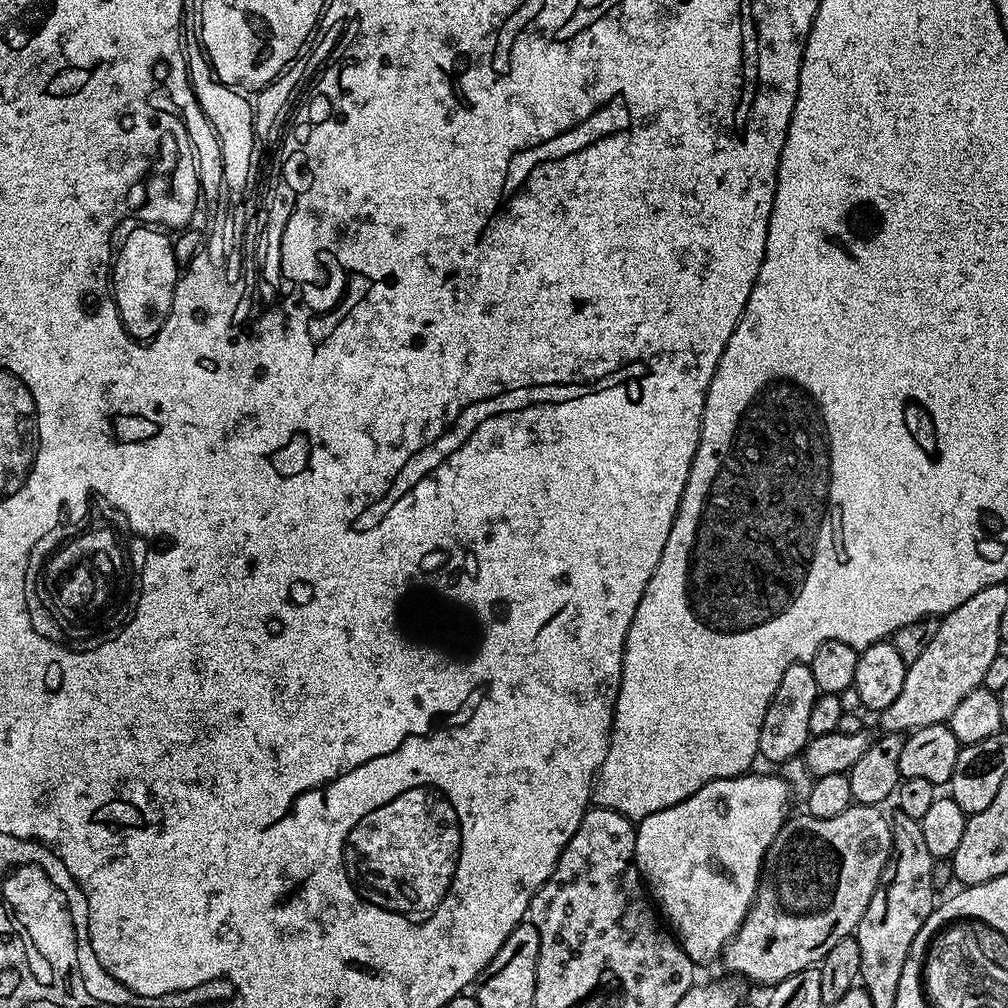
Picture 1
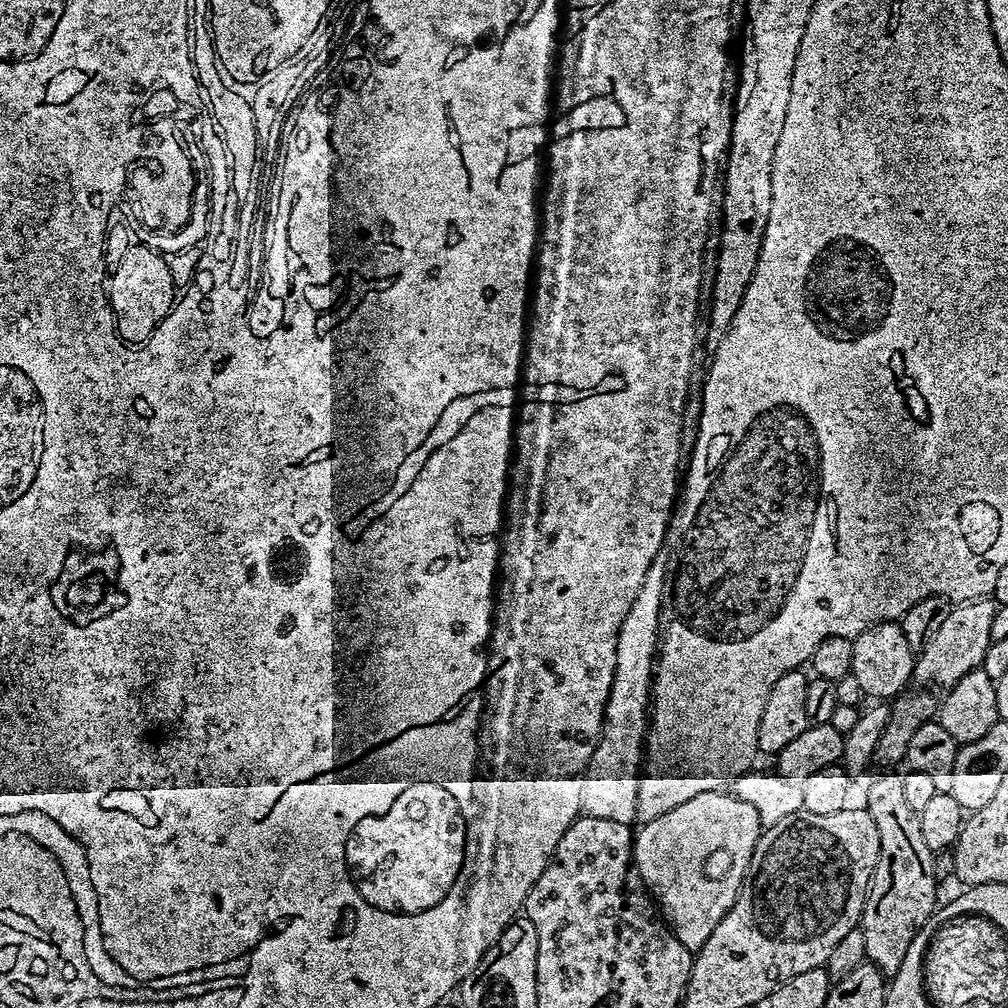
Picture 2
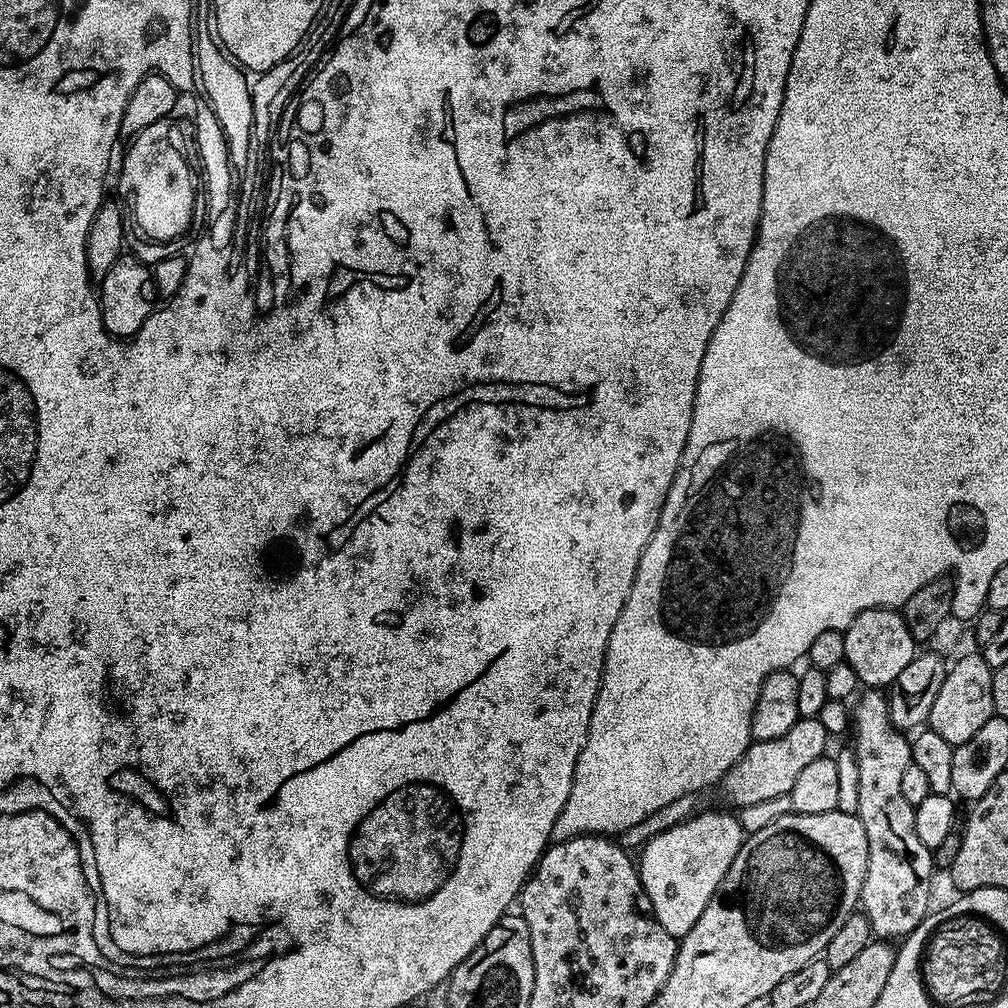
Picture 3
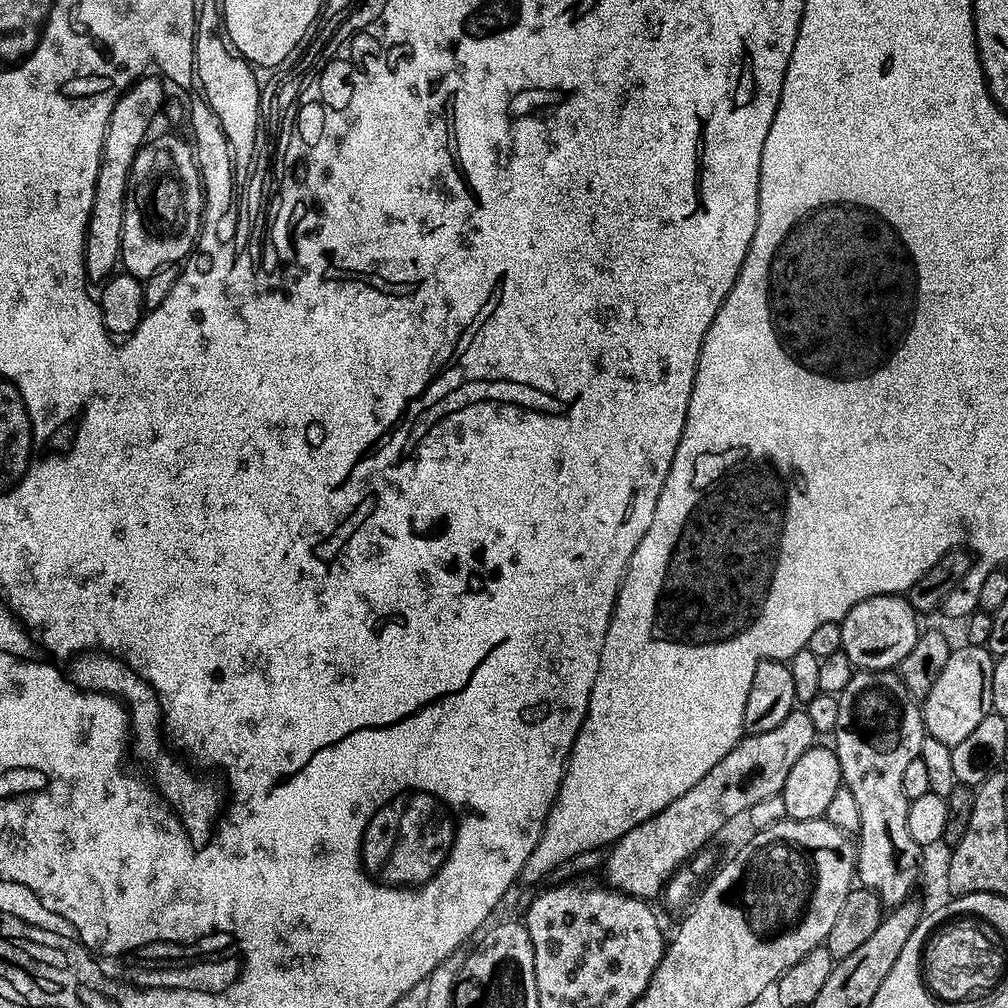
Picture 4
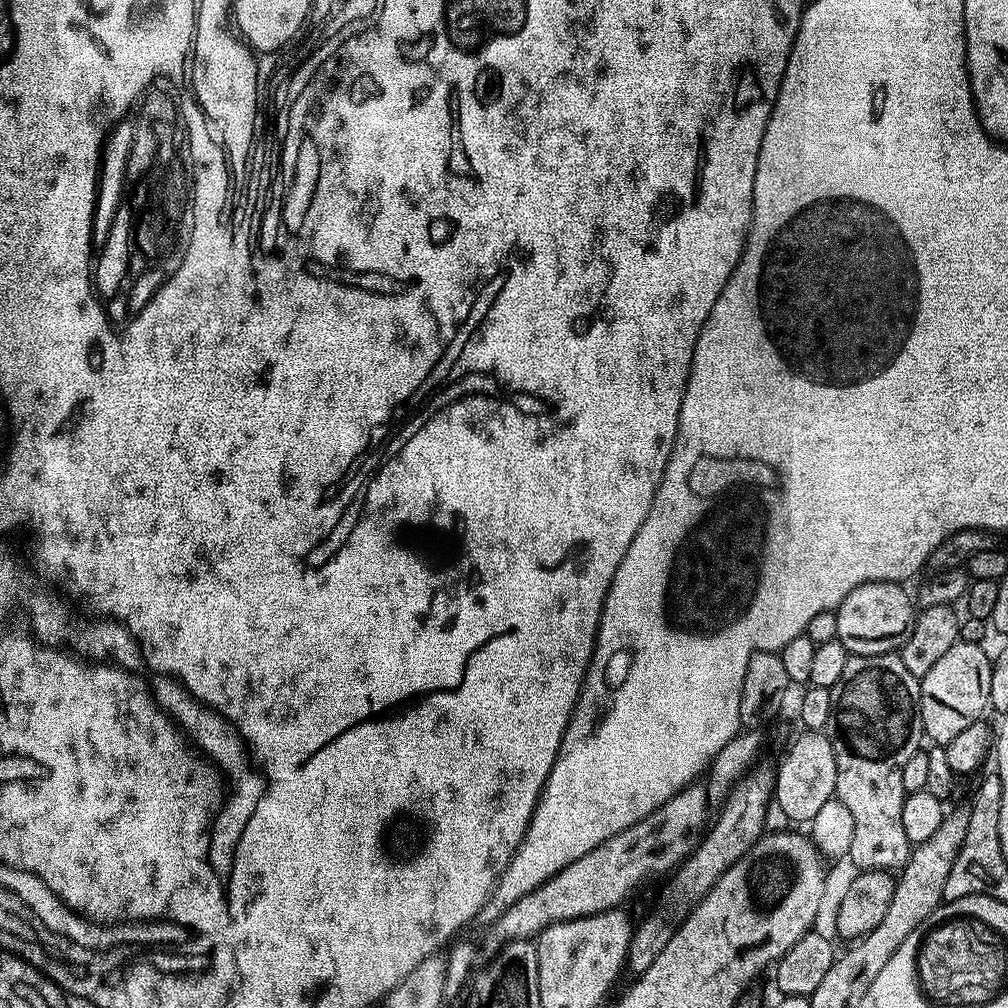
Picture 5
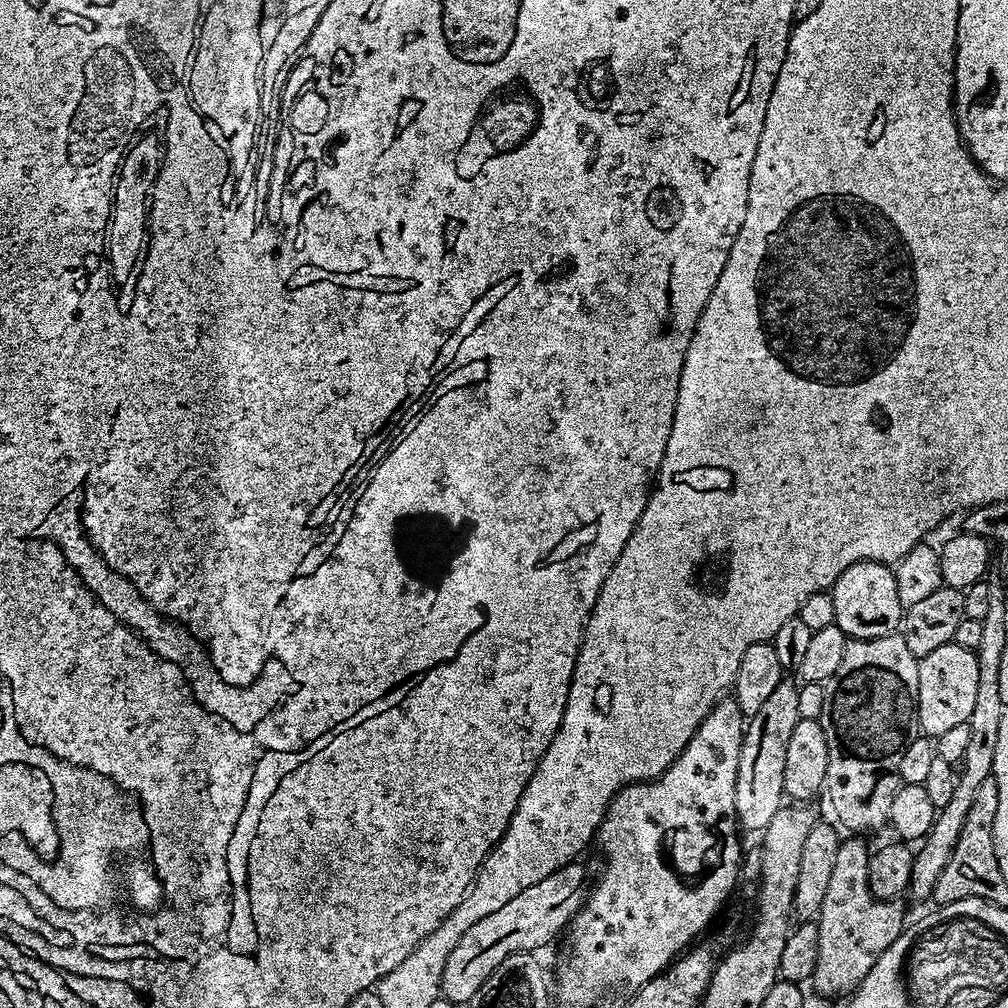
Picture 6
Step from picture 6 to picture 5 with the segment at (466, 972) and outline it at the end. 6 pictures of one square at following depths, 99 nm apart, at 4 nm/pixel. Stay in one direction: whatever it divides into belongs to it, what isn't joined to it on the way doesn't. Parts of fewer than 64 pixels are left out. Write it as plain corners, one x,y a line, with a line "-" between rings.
699,784
689,786
680,793
679,796
671,796
668,801
666,801
661,808
657,808
655,812
649,814
647,820
640,820
634,826
630,826
626,830
622,830
614,838
610,838
606,842
602,842
602,846
594,846
594,850
590,850
586,854
582,854
582,858
578,858
578,862
570,862
570,866
566,866
558,874
554,874
545,882
542,886
538,886
534,890
530,890
530,894
526,894
522,898
518,898
518,902
514,902
514,906
510,906
503,912
497,920
491,921
488,933
484,936
484,948
482,944
482,952
485,957
491,958
504,947
505,944
510,943
512,940
532,940
533,938
539,936
542,930
546,930
550,925
557,924
558,922
566,922
567,920
577,920
583,916
596,916
599,912
611,912
617,906
623,905
620,904
640,883
643,882
647,876
660,876
663,872
671,873
678,865
681,865
685,858
692,852
694,845
697,843
698,834
696,836
696,831
704,824
704,819
708,816
708,792
706,789
698,786

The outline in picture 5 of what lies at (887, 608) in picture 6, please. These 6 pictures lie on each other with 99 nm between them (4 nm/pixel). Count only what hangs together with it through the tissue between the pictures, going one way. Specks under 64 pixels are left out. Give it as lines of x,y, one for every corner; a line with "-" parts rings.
870,580
856,587
835,609
836,637
848,653
855,656
880,656
895,651
911,631
916,609
901,583

